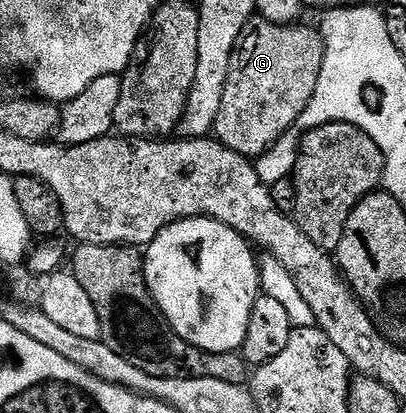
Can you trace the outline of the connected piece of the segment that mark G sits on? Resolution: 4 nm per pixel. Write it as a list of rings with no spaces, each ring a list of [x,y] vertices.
[[[251,19],[245,30],[241,30],[229,62],[229,78],[225,78],[225,94],[221,97],[221,110],[213,129],[214,139],[248,158],[266,156],[284,134],[294,129],[297,118],[301,118],[305,106],[309,106],[317,90],[317,78],[321,78],[322,65],[323,37],[316,29],[314,32],[306,28],[303,22],[274,24],[268,20]]]

